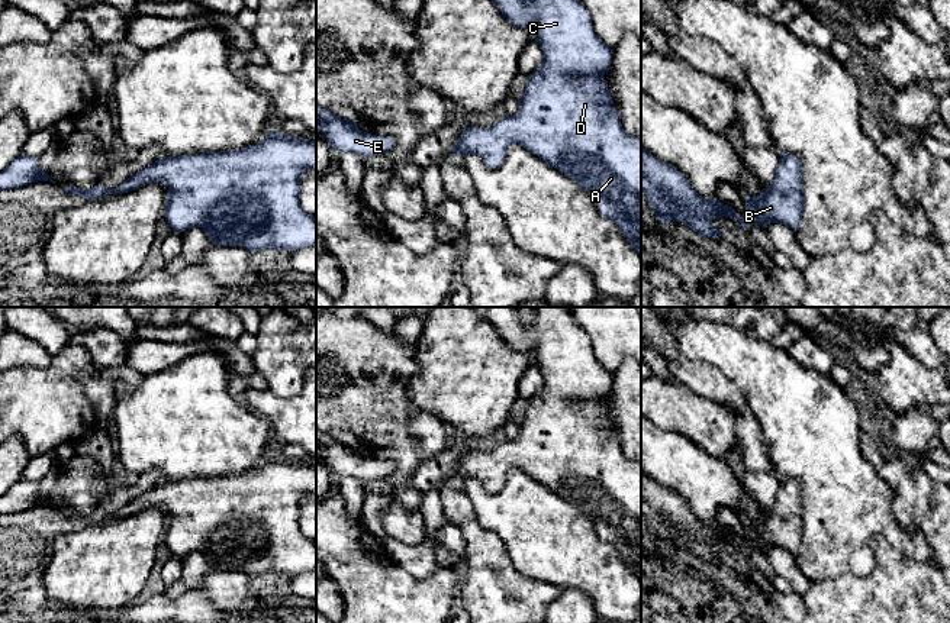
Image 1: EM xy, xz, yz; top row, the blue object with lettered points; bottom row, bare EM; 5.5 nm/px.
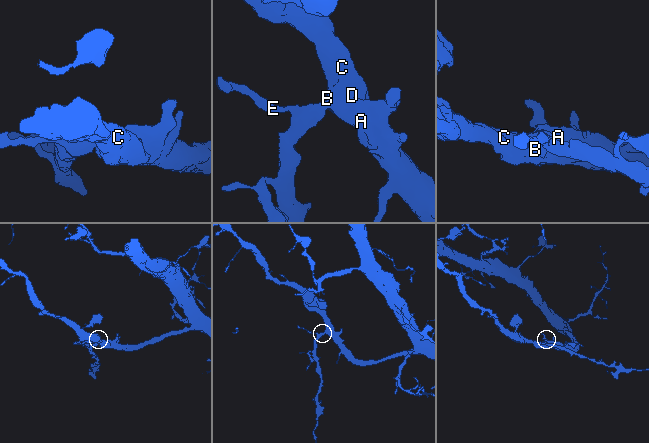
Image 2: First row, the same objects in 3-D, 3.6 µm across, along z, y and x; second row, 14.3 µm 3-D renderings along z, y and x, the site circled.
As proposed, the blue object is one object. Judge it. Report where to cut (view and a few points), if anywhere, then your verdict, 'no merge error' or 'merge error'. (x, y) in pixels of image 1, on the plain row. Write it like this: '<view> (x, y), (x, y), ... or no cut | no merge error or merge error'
no cut | no merge error

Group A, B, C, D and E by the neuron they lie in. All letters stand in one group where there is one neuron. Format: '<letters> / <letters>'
A B C D E

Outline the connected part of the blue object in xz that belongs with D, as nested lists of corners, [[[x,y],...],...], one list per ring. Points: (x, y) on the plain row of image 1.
[[[482,307],[482,312],[484,313],[487,322],[499,332],[508,346],[518,352],[528,352],[532,356],[532,364],[540,368],[544,382],[540,393],[528,400],[525,416],[518,423],[518,436],[511,442],[506,440],[499,443],[492,452],[466,452],[450,478],[460,478],[463,481],[473,478],[480,480],[487,493],[497,493],[502,490],[509,469],[519,468],[526,475],[545,485],[548,490],[554,491],[561,498],[576,506],[585,516],[587,516],[596,524],[600,540],[614,545],[621,558],[625,559],[631,566],[632,574],[641,581],[641,461],[631,461],[624,455],[621,442],[614,430],[612,419],[603,406],[603,398],[611,393],[612,374],[602,368],[595,358],[587,333],[576,323],[569,307]]]

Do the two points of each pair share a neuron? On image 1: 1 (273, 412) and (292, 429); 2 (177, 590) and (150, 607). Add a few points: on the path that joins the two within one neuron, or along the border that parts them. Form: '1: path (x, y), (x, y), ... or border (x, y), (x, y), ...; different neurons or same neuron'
1: path (277, 415), (287, 425); same neuron
2: border (189, 590), (176, 597), (168, 597), (163, 593); different neurons

